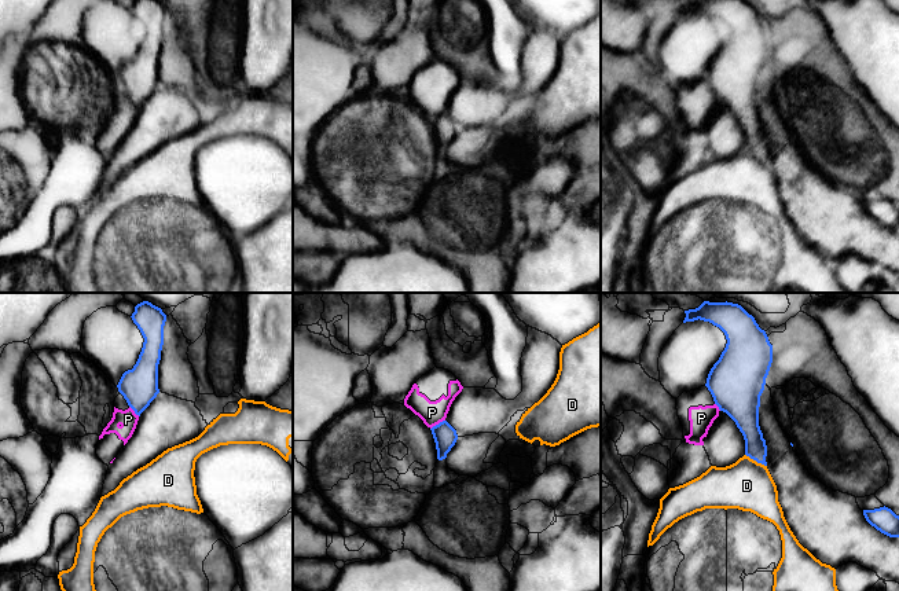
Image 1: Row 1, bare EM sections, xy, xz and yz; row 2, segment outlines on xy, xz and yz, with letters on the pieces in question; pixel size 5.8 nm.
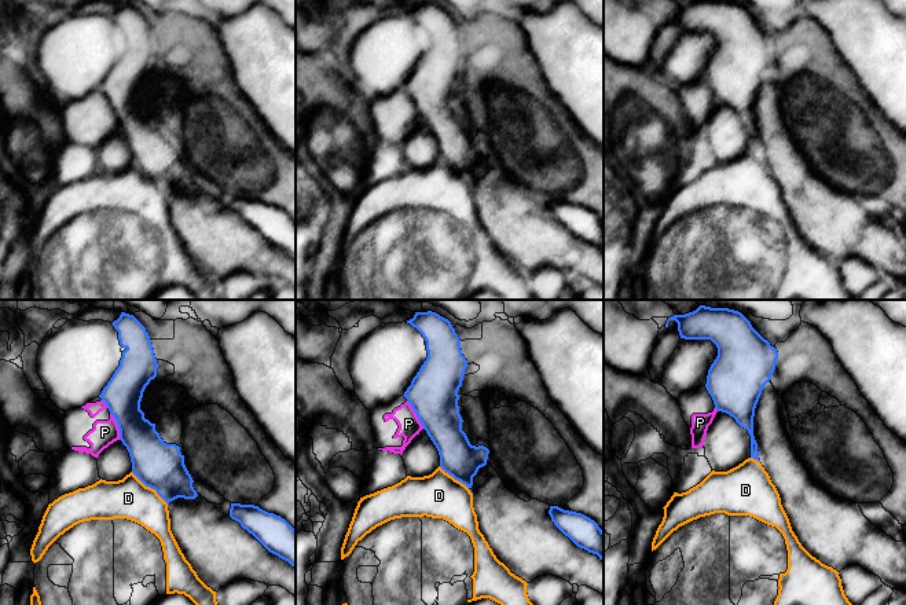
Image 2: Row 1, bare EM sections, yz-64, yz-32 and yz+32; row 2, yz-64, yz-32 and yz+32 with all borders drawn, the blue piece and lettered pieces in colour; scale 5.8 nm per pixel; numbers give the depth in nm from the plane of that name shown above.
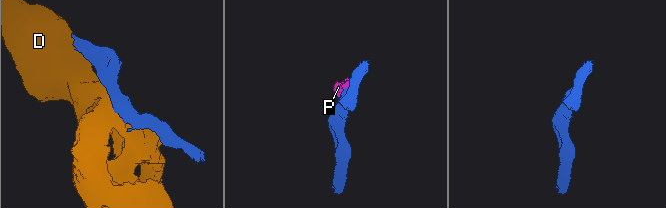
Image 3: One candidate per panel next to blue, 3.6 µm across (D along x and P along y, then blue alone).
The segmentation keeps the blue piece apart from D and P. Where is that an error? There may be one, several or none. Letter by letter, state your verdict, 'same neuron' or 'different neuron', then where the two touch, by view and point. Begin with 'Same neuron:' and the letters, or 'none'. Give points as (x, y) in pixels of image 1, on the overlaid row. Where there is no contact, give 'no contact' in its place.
Same neuron: none
D: different neuron; contact yz (756, 461)
P: different neuron; contact xz (439, 424)

